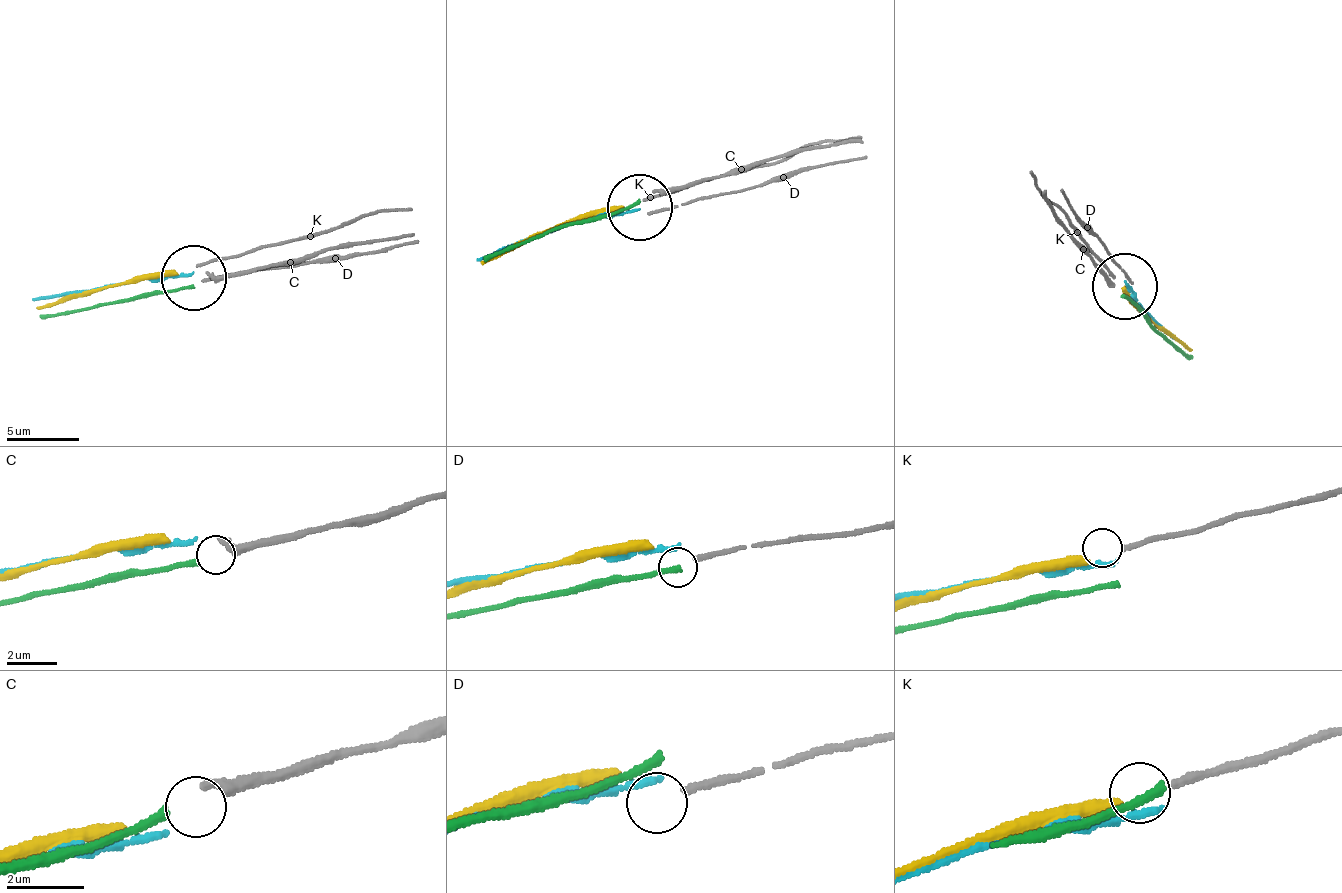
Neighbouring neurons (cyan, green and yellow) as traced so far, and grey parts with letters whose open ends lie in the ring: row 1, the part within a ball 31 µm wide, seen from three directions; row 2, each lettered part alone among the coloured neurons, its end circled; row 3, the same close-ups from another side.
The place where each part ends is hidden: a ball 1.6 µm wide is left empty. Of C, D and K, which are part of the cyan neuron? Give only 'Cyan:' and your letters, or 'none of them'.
Cyan: none of them

